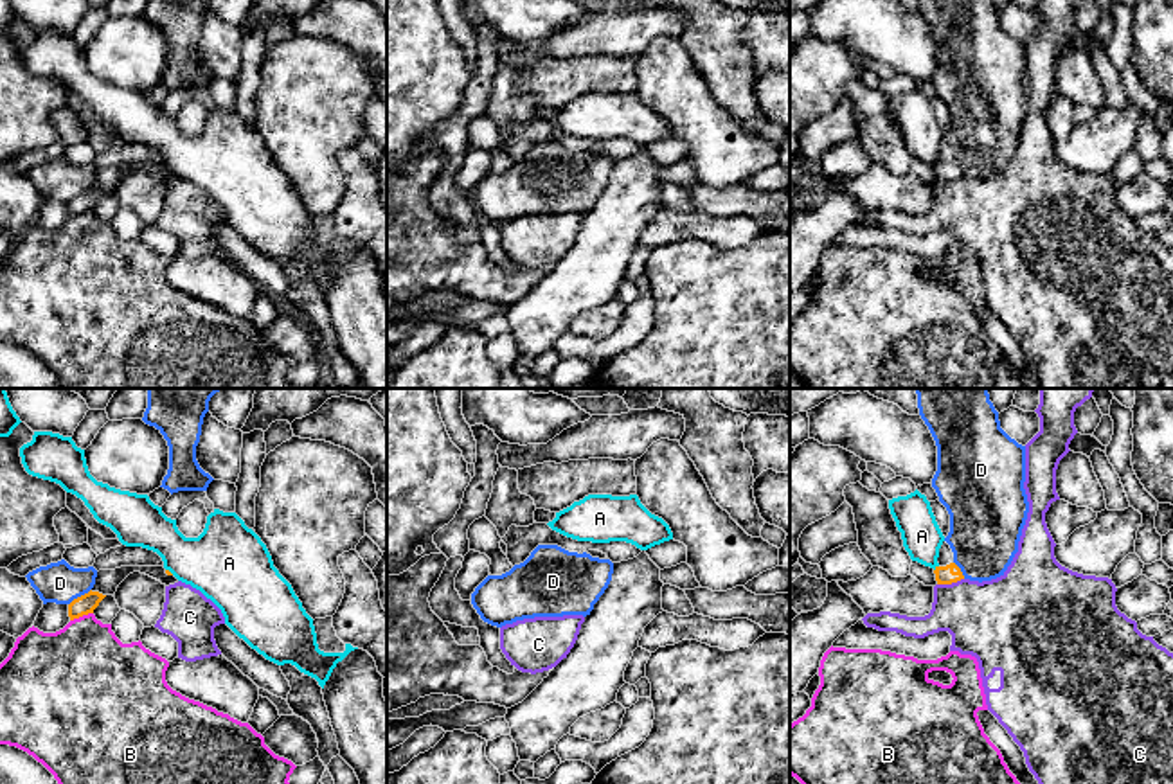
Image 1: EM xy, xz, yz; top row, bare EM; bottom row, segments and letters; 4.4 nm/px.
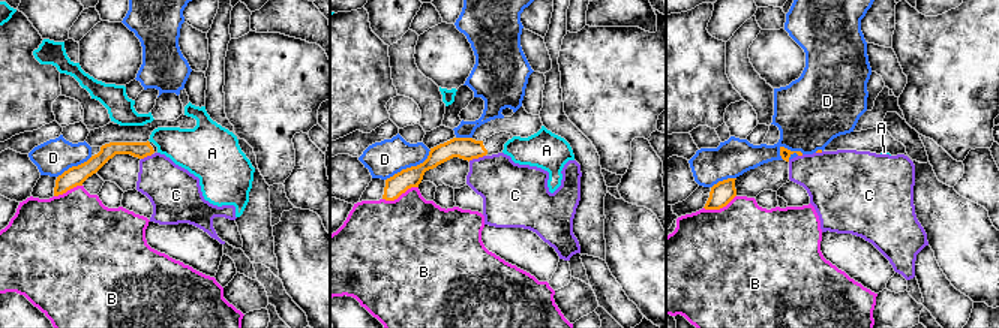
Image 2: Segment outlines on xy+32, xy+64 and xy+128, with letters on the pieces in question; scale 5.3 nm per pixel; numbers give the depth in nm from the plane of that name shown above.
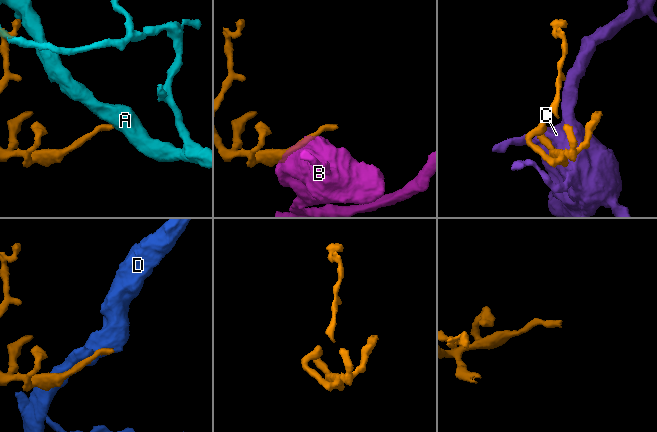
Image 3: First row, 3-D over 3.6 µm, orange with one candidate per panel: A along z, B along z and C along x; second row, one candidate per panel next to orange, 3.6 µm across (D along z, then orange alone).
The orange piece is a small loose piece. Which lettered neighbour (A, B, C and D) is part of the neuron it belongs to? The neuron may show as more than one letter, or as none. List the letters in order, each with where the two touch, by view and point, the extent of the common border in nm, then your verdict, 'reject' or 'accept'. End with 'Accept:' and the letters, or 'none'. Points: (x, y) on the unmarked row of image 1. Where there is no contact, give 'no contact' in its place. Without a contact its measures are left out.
A: yz (936, 166) | 40 nm | reject
B: xy (81, 213) | 110 nm | reject
C: yz (950, 180) | 120 nm | reject
D: xy (81, 193) | 130 nm | reject
Accept: none

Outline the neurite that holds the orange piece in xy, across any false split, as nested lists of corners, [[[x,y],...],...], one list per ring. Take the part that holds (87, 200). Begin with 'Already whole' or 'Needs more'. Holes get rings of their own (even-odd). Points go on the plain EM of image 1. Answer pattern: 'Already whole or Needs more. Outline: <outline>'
Already whole. Outline: [[[90,187],[88,191],[74,196],[68,201],[68,214],[70,214],[70,218],[79,216],[79,214],[88,212],[88,210],[94,210],[94,207],[99,203],[99,200],[104,194],[106,192]]]

